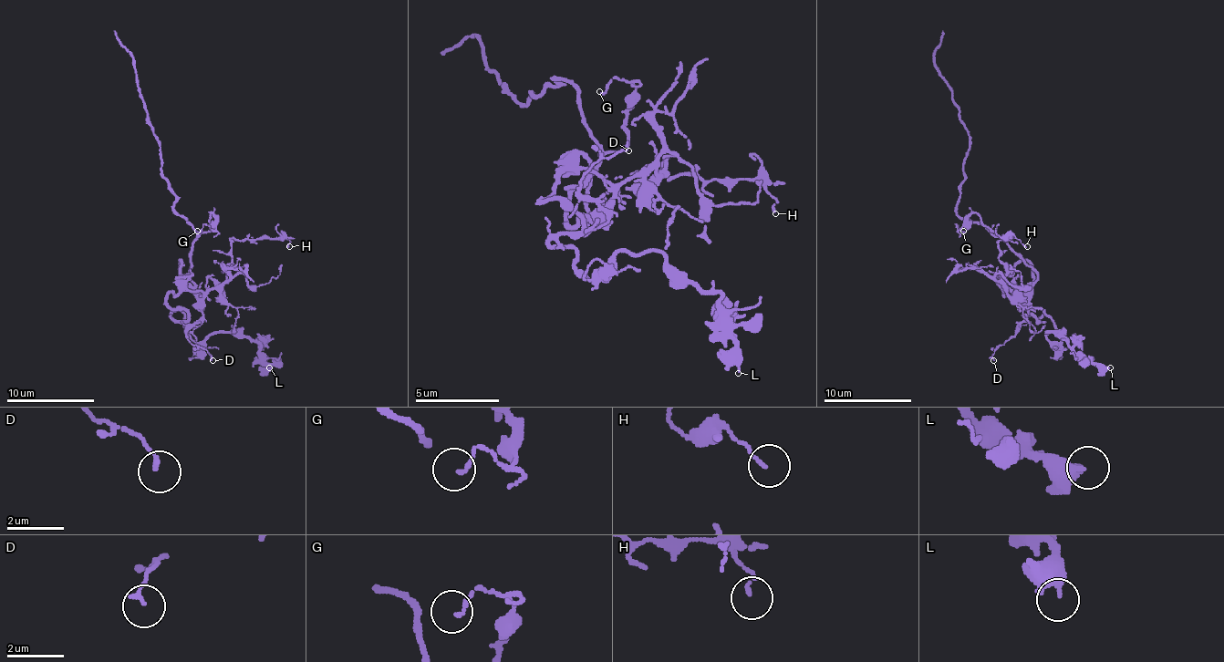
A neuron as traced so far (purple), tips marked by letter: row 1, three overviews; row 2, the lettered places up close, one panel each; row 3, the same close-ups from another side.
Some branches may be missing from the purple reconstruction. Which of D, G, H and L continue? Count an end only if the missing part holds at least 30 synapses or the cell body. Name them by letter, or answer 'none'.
none

